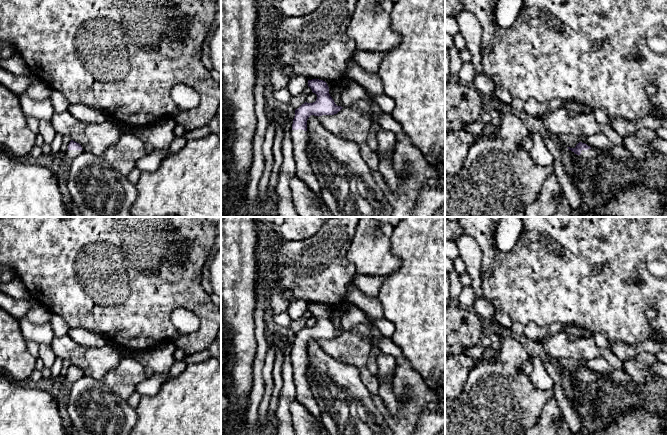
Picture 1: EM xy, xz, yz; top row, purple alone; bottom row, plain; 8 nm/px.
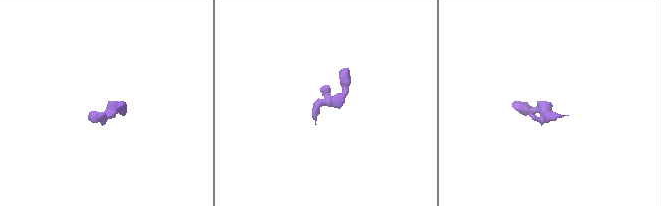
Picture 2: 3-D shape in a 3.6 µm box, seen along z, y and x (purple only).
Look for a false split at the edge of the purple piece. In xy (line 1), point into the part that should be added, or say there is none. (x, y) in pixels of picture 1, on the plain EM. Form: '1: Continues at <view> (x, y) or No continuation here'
1: Continues at xy (72, 378)

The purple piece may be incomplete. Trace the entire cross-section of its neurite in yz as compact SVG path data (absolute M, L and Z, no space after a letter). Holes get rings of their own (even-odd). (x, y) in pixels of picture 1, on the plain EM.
M579 366L575 372L567 371L569 374L574 376L577 379L580 379L581 381L592 383L595 381L603 381L606 382L607 376L604 374L597 374L593 373L590 370L588 370L585 367Z

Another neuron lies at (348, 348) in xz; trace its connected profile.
M343 331L337 338L319 340L324 352L337 361L355 366L366 388L372 394L378 394L379 379L367 368L369 354L373 344L365 338L350 331Z

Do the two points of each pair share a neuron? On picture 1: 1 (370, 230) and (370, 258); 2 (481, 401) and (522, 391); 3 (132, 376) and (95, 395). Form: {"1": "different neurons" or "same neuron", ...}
{"1": "same neuron", "2": "same neuron", "3": "different neurons"}

